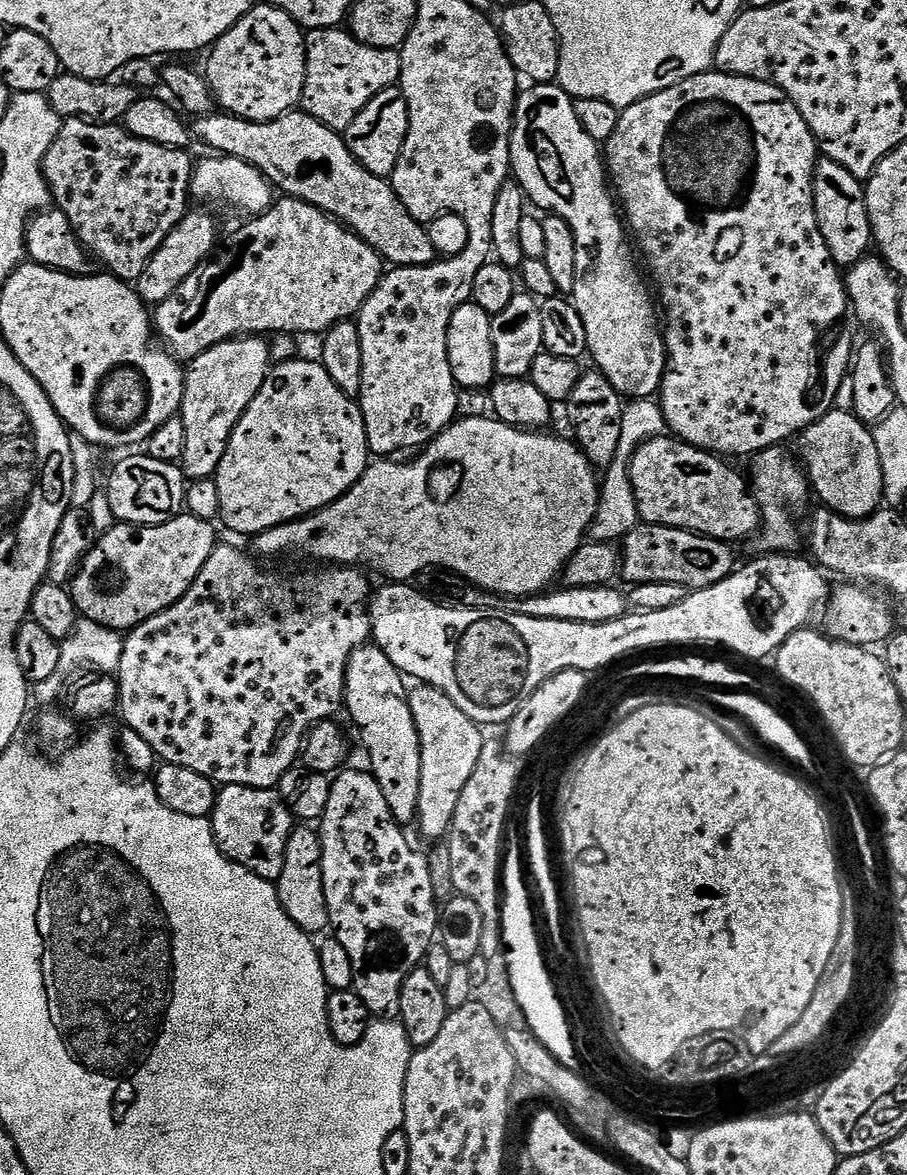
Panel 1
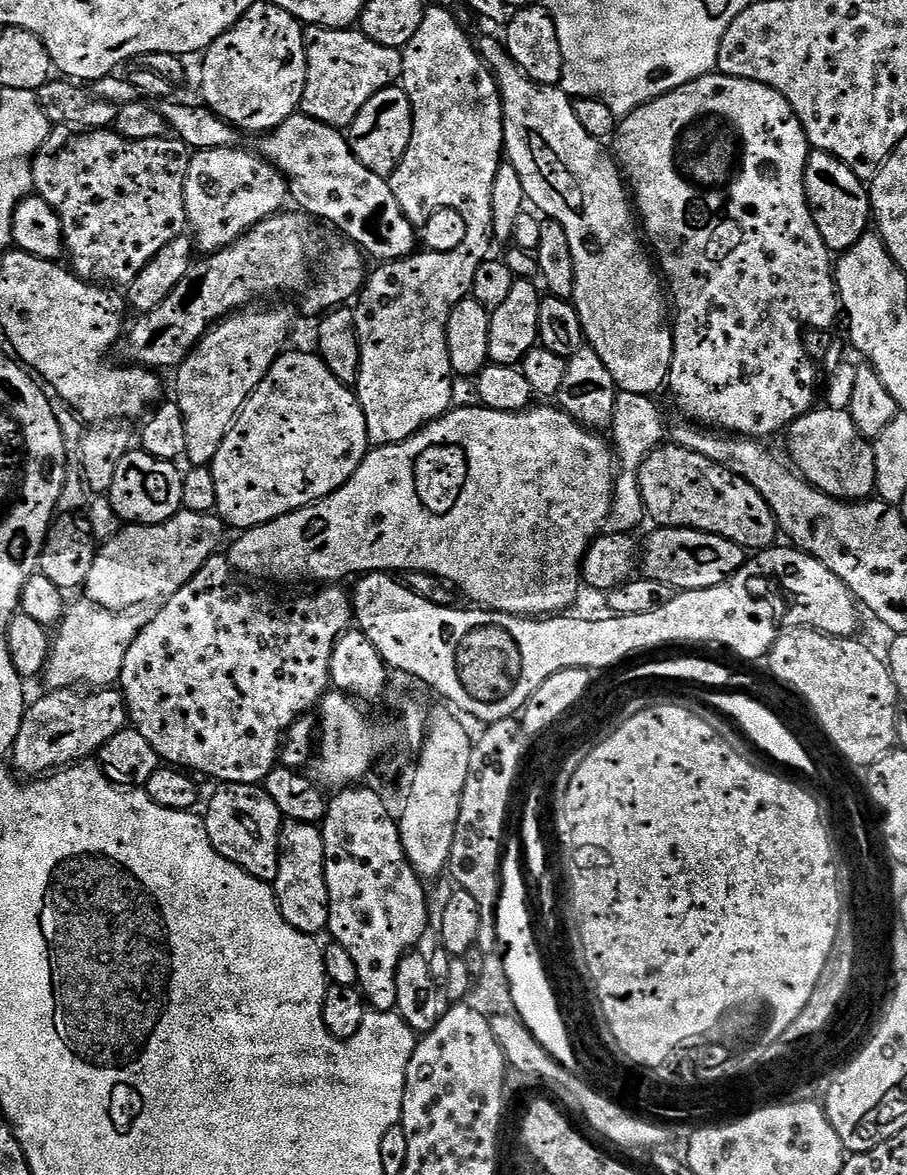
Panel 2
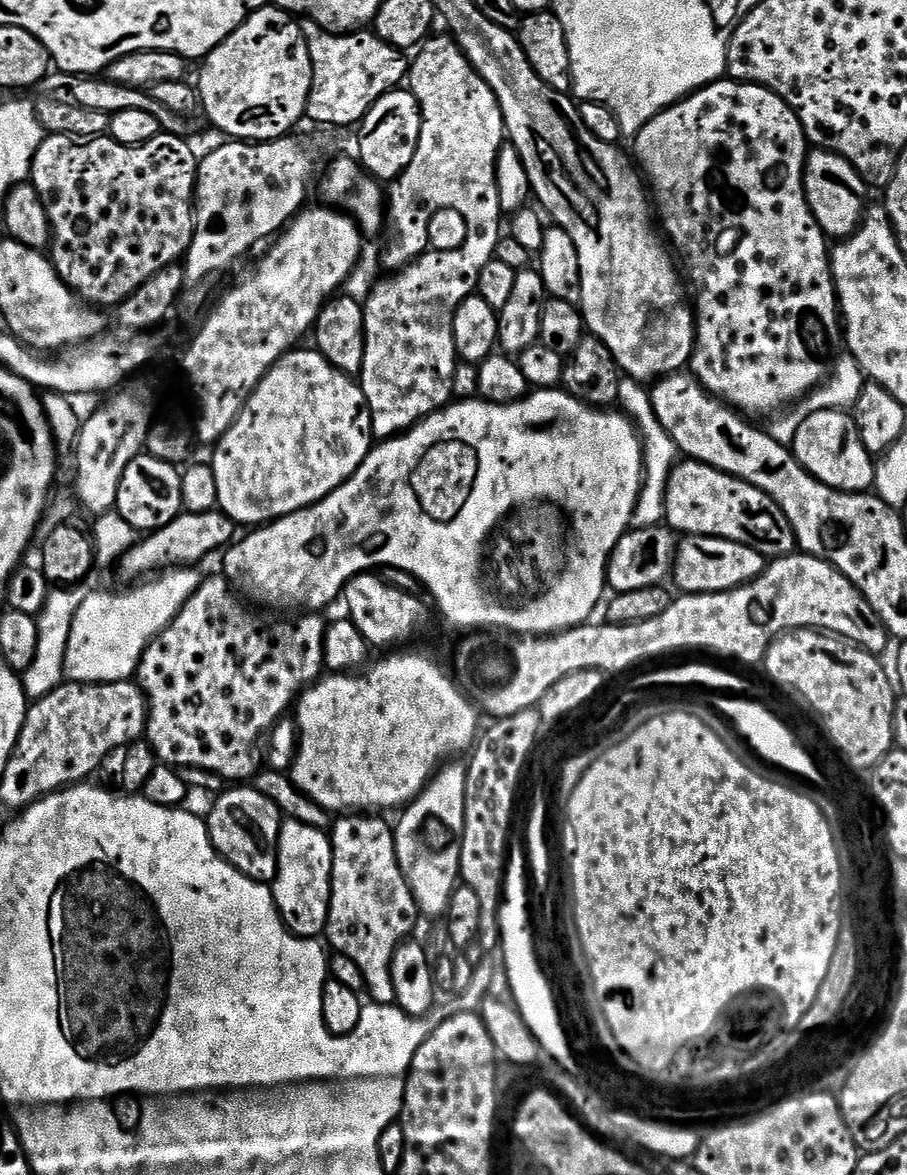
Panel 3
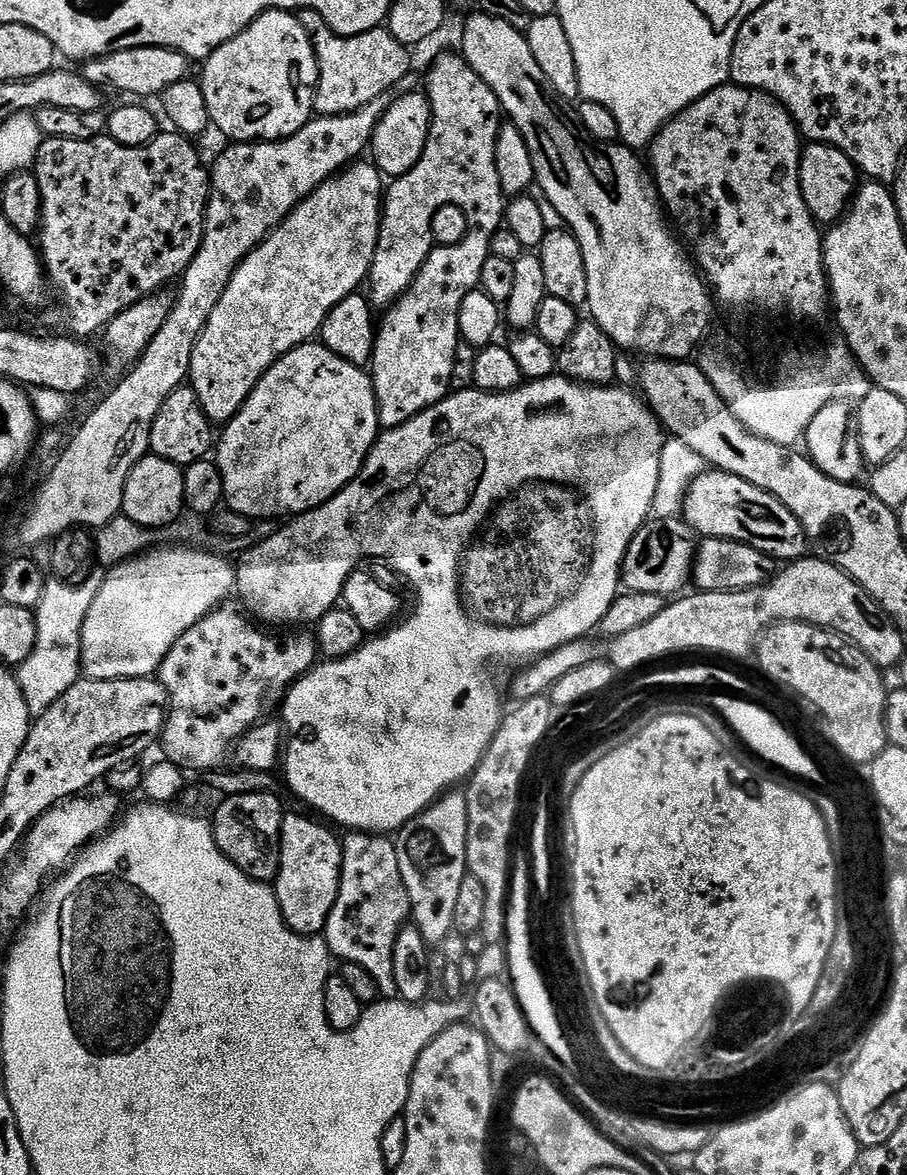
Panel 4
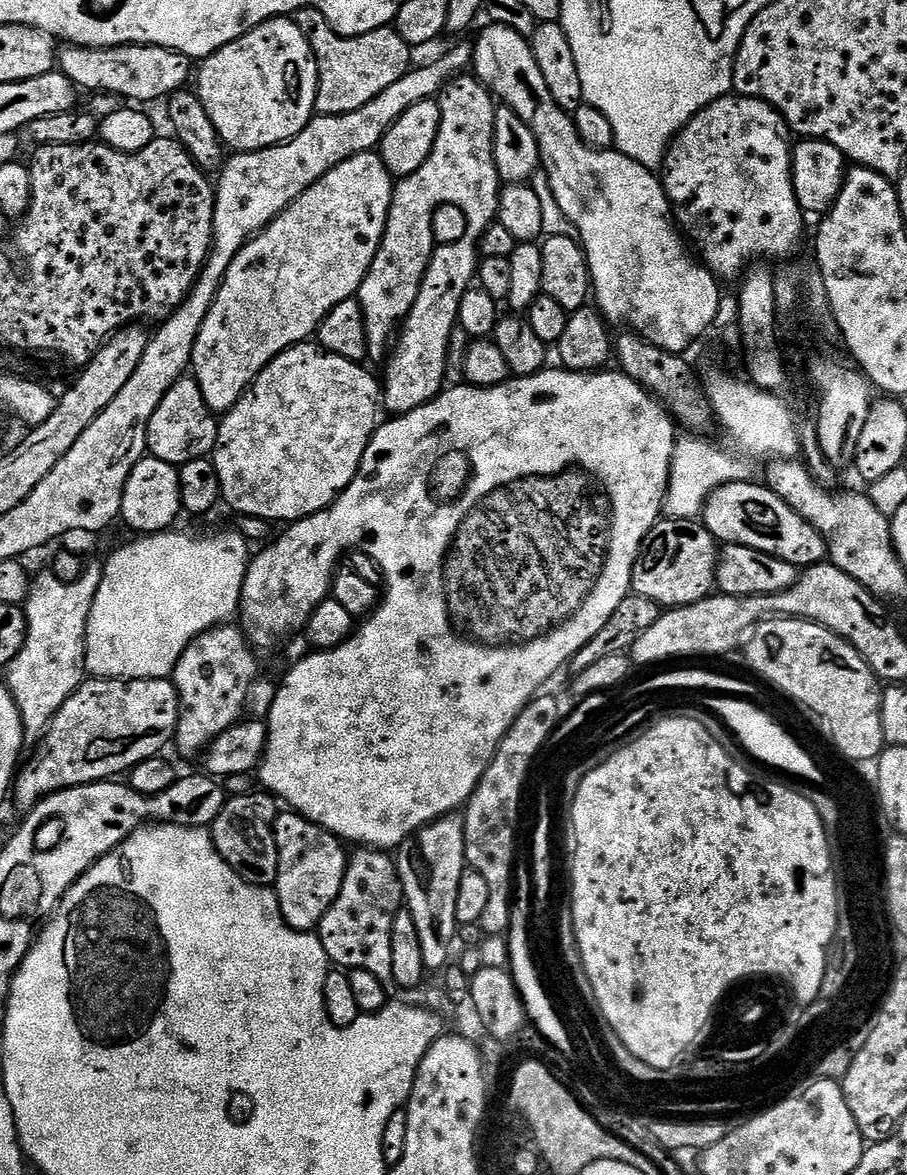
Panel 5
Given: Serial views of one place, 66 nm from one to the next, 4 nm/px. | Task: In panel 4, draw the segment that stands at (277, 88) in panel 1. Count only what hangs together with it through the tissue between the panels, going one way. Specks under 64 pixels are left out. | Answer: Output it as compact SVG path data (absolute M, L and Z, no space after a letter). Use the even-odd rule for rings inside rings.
M288 10L263 12L246 30L228 40L203 61L204 76L200 80L206 94L206 106L215 127L220 127L232 142L267 142L284 140L313 119L316 103L318 66L310 33Z

